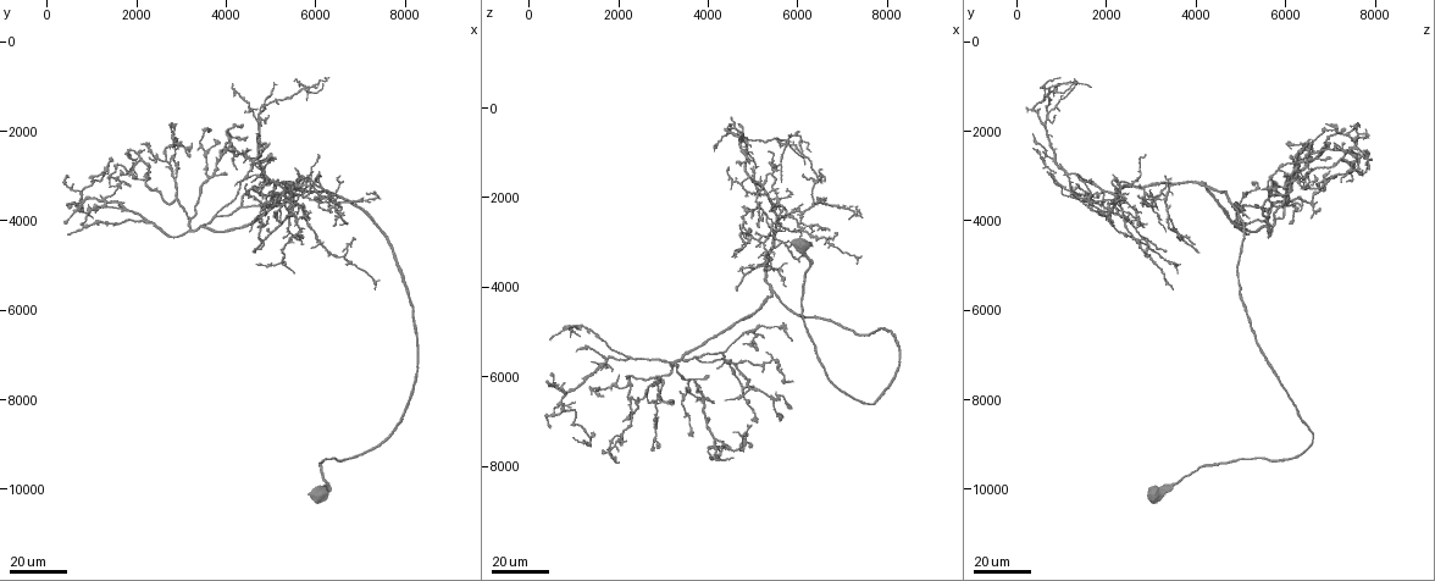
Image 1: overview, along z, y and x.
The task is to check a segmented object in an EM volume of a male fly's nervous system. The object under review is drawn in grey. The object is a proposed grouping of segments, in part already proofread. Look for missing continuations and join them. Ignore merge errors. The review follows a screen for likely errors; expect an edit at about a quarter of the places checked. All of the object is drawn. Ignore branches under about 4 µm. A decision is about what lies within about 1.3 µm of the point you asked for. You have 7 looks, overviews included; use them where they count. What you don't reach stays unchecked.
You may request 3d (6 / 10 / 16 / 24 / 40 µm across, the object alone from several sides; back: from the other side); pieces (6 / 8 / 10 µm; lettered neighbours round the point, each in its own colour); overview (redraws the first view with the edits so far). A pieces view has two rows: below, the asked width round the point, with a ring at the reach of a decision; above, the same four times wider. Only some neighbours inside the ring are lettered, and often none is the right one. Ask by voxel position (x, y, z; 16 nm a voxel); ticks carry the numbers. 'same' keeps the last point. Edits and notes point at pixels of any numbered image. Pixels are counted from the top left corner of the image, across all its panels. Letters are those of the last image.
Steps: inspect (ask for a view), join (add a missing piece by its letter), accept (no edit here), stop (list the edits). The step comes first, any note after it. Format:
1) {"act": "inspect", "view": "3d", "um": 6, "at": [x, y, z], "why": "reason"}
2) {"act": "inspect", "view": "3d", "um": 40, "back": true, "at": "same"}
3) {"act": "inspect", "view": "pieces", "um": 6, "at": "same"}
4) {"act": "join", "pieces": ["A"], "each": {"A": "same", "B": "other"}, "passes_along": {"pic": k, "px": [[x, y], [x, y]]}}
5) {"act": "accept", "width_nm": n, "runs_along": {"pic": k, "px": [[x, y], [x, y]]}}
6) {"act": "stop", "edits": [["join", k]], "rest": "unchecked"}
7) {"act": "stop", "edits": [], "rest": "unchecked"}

{"act": "inspect", "view": "3d", "um": 24, "at": [2100, 2350, 6950], "why": "thin end"}

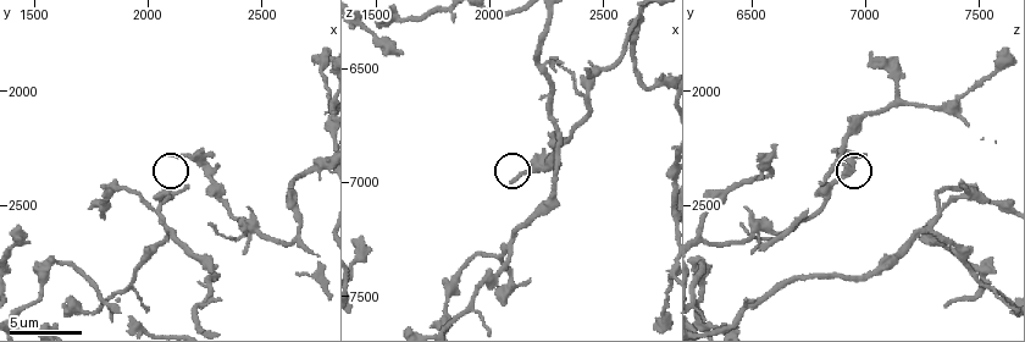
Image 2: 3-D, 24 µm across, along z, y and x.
{"act": "inspect", "view": "3d", "um": 10, "at": [2100, 2280, 6990], "why": "zoom in"}

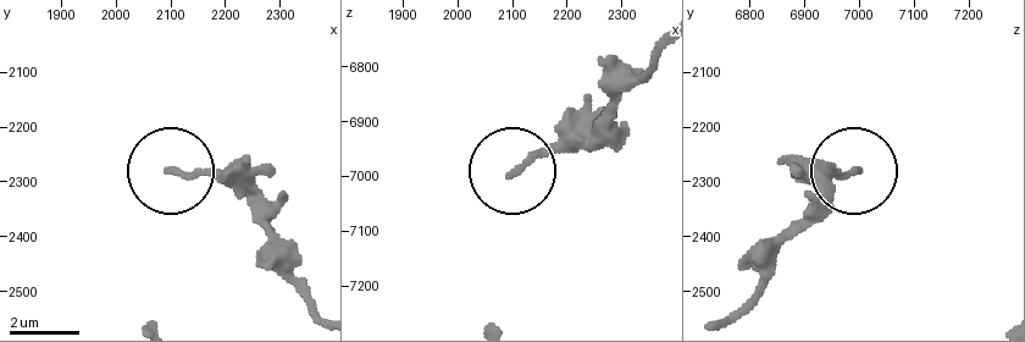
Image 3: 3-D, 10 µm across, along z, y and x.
{"act": "inspect", "view": "pieces", "um": 8, "at": [2105, 2280, 6990], "why": "what lies round it"}

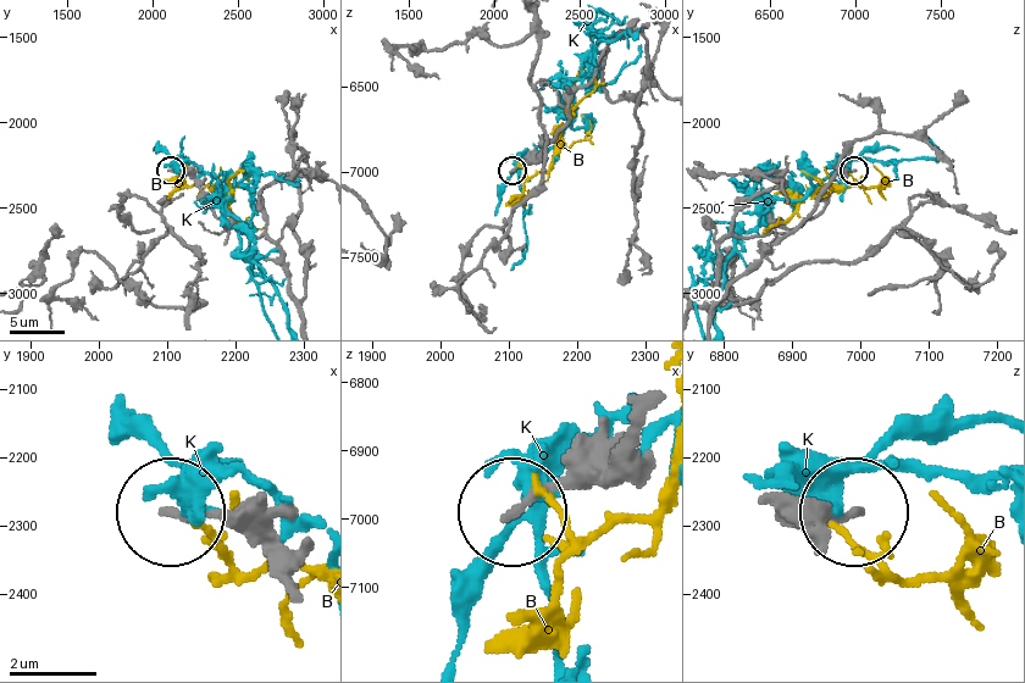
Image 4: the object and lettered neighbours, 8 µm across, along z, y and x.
{"act": "accept", "each": {"B": "other", "K": "other"}, "runs_along": {"pic": 4, "px": [[636, 437], [519, 510]]}, "found": "none of them fits"}

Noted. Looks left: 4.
{"act": "inspect", "view": "3d", "um": 16, "at": [2850, 2550, 6100], "why": "branch stops here"}

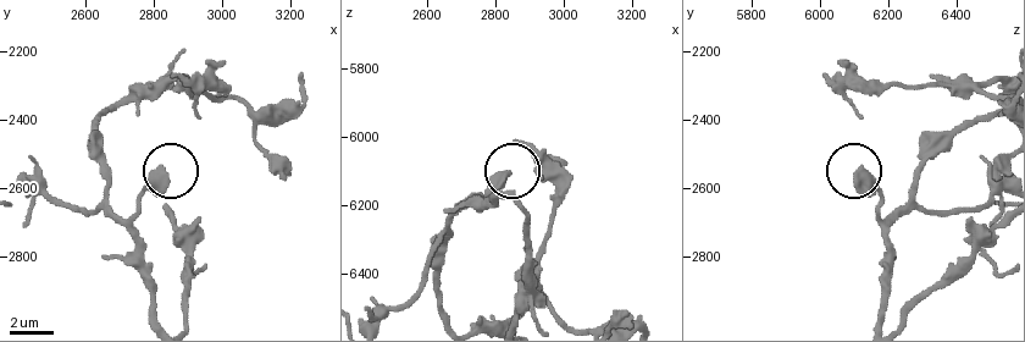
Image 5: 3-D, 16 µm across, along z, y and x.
{"act": "inspect", "view": "3d", "um": 6, "at": [2830, 2560, 6110]}

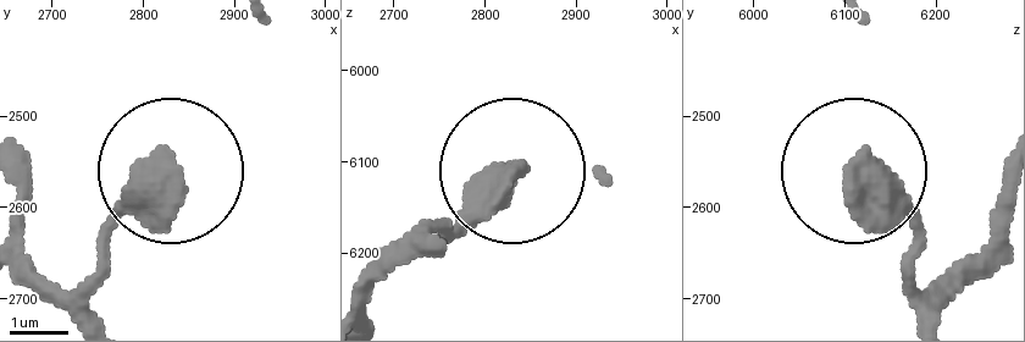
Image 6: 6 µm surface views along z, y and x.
{"act": "inspect", "view": "pieces", "um": 8, "at": [2830, 2560, 6105]}

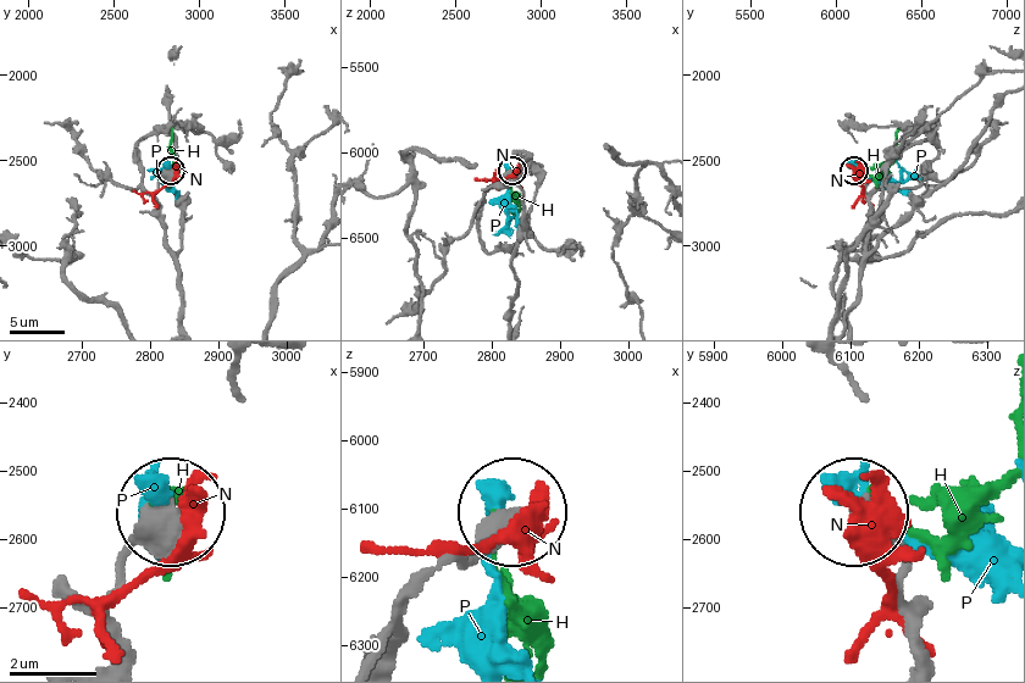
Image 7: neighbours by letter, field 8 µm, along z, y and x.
{"act": "accept", "width_nm": 490, "each": {"H": "other", "N": "other", "P": "other"}, "found": "none of them fits"}

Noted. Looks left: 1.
{"act": "stop", "edits": [], "rest": "unchecked"}

